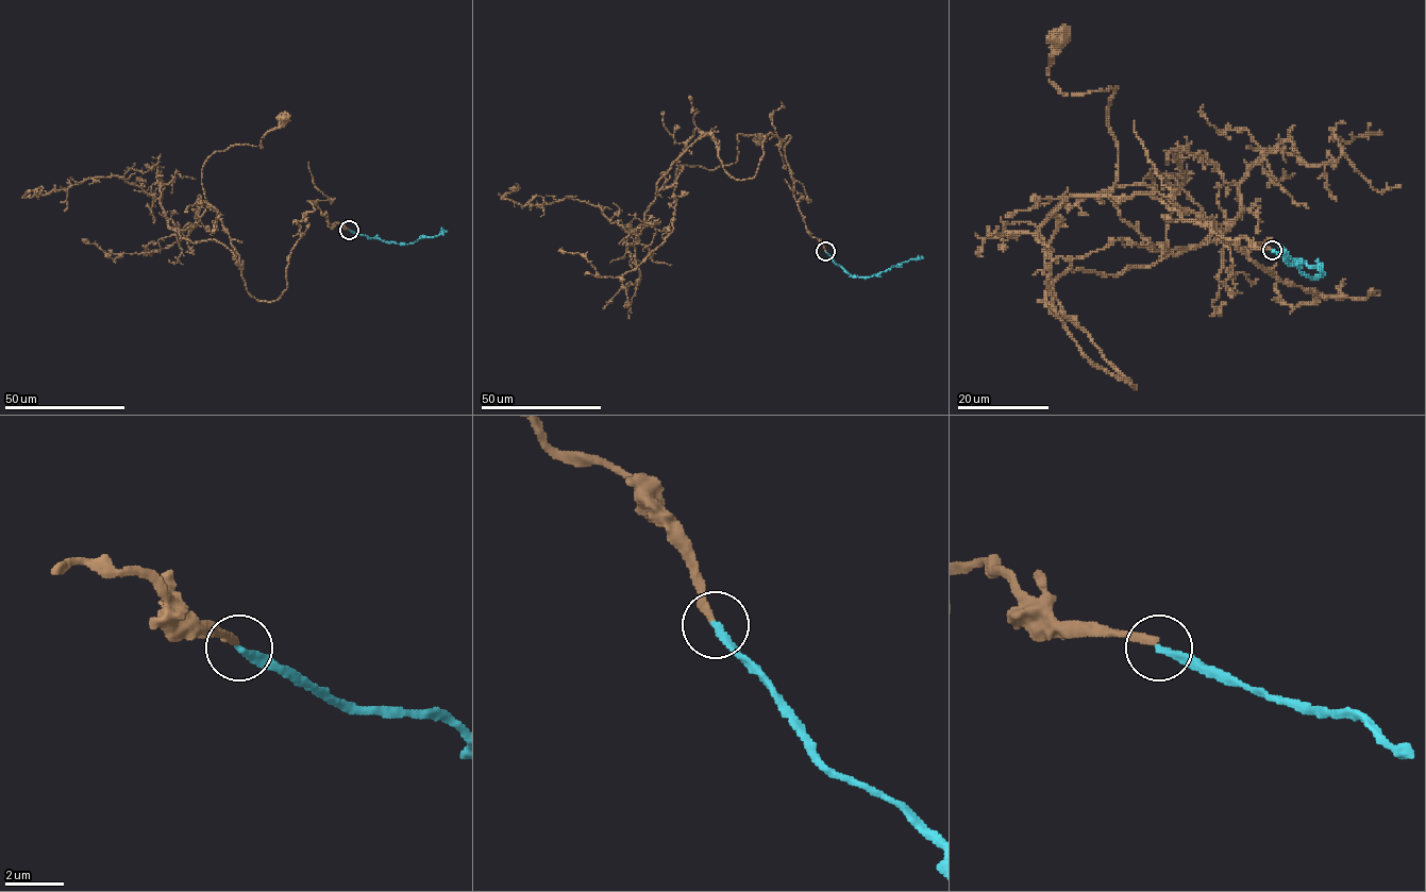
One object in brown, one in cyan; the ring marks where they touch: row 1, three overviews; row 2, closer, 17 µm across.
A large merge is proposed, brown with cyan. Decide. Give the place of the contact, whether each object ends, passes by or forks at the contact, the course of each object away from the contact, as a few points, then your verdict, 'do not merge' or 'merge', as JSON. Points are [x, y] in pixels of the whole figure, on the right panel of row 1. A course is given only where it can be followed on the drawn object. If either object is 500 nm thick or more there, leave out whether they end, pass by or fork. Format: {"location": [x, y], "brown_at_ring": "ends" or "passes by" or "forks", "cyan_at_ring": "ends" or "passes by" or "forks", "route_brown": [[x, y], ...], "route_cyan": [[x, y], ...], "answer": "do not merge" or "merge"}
{"location": [1272, 250], "brown_at_ring": "ends", "cyan_at_ring": "ends", "route_brown": [[1271, 250], [1070, 196], [1091, 362], [1136, 386], [1046, 291], [1170, 252], [1059, 38]], "route_cyan": [[1272, 250], [1315, 265], [1321, 274], [1306, 276], [1298, 266], [1287, 264], [1282, 251]], "answer": "do not merge"}

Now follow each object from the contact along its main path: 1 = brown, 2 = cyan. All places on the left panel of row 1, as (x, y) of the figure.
1: (349, 230), (308, 201), (277, 301), (224, 246), (181, 238), (204, 162), (283, 119)
2: (349, 230), (368, 237), (405, 243), (447, 230)

